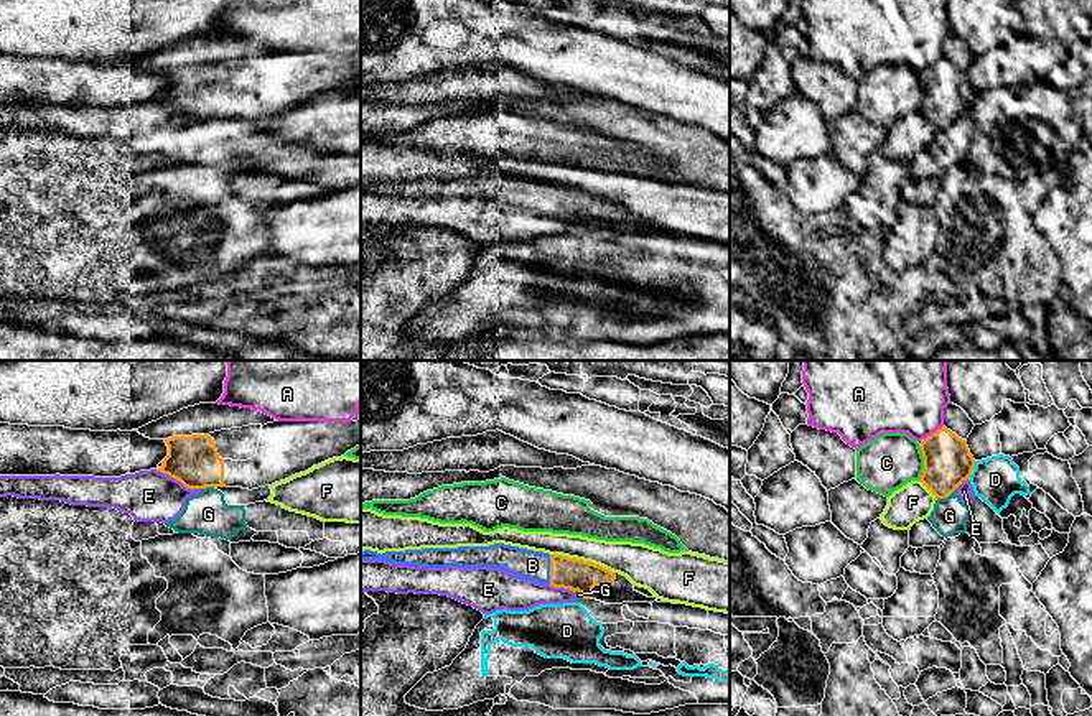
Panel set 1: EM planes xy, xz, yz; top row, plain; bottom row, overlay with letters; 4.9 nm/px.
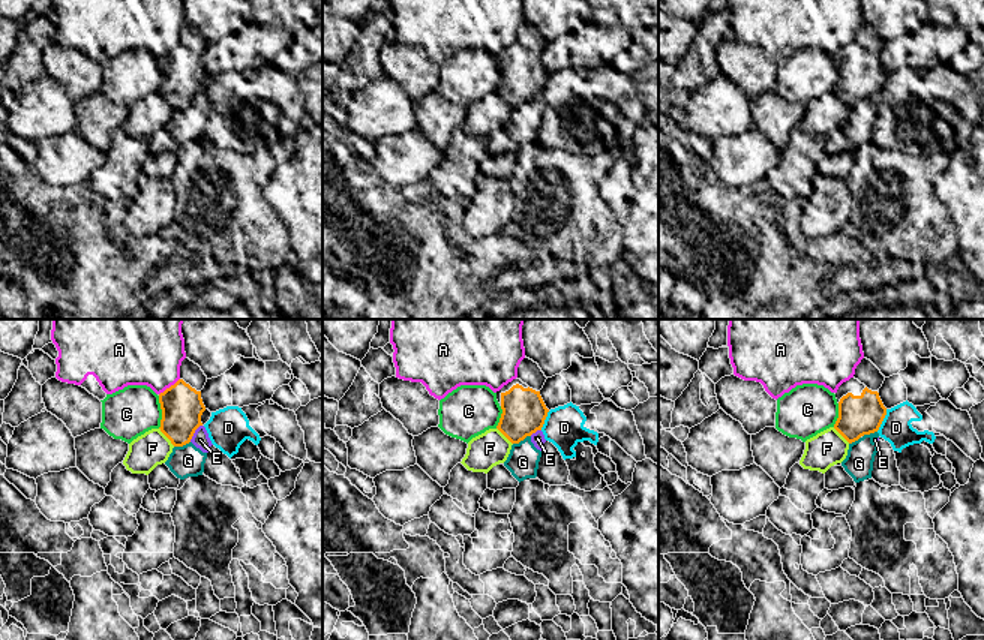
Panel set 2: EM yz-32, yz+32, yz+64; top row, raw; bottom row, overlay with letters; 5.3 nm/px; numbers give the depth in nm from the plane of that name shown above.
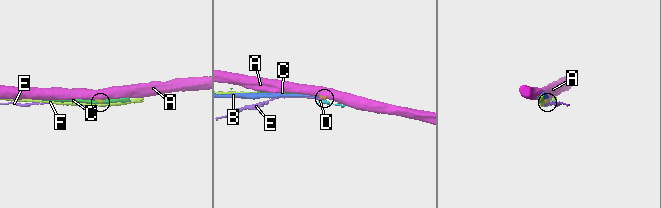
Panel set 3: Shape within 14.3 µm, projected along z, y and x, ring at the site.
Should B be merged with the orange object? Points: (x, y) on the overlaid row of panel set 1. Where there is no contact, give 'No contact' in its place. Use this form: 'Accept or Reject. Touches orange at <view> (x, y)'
Accept. Touches orange at xz (550, 570)

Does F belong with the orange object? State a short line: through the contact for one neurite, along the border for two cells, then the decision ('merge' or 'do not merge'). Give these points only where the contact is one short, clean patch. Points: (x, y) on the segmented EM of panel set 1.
line xz (550, 553), (588, 560), (615, 573); do not merge

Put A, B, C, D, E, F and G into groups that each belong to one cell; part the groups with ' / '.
A / B / C / D / E G / F

